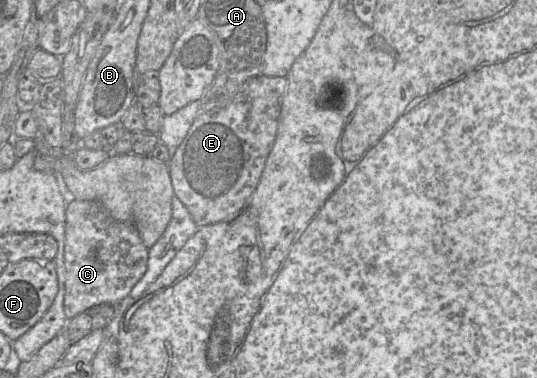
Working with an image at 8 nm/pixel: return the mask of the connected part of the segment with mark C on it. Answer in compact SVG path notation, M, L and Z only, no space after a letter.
M74 200L66 206L65 297L68 320L104 303L126 298L147 270L149 249L132 223L117 221L98 201Z

